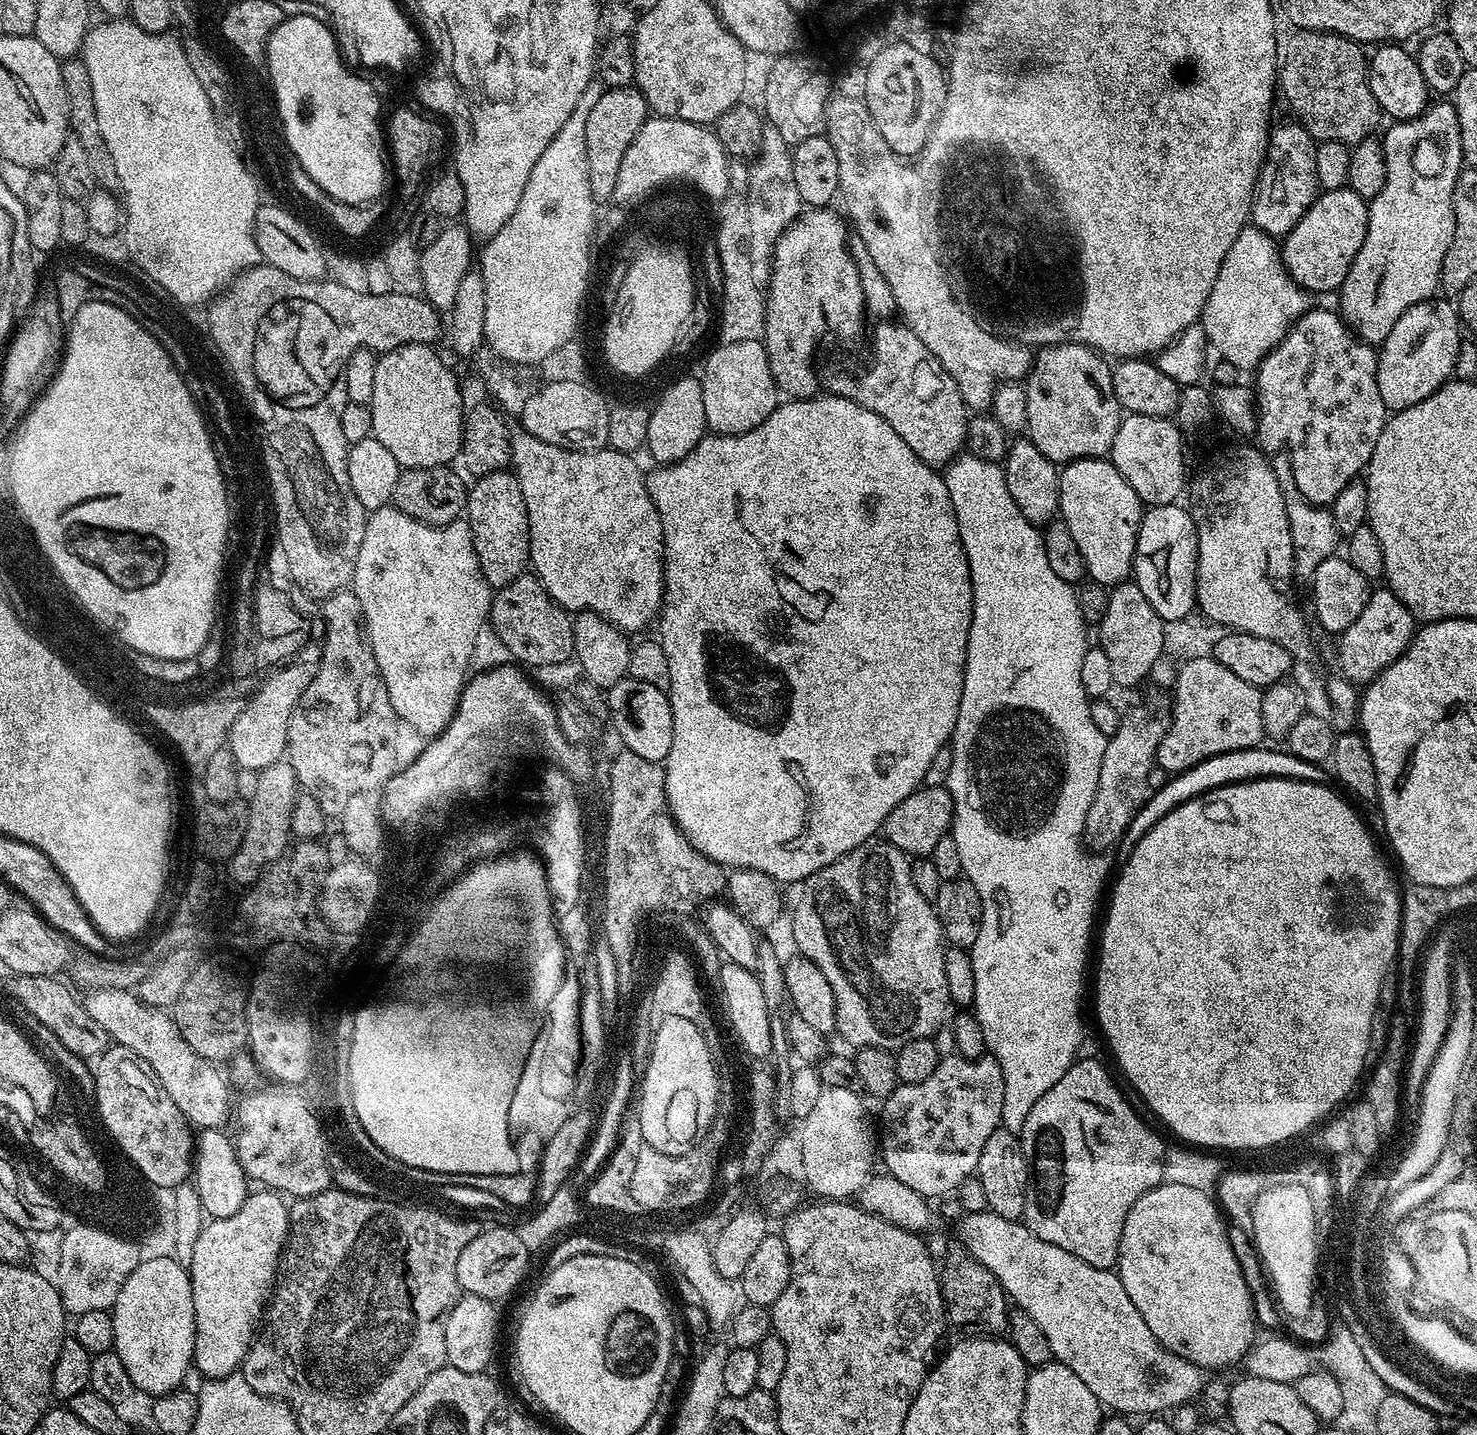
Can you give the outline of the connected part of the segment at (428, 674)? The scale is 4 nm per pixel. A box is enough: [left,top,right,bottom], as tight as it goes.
[350,506,494,738]

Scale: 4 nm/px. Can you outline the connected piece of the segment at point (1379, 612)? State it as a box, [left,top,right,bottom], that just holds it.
[1339,586,1418,686]

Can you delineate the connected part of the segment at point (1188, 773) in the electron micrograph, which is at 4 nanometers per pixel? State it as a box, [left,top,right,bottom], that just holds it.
[1114,746,1328,864]

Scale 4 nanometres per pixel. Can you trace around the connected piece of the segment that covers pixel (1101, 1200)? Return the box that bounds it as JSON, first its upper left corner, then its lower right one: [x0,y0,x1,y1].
[1018,1060,1166,1269]

